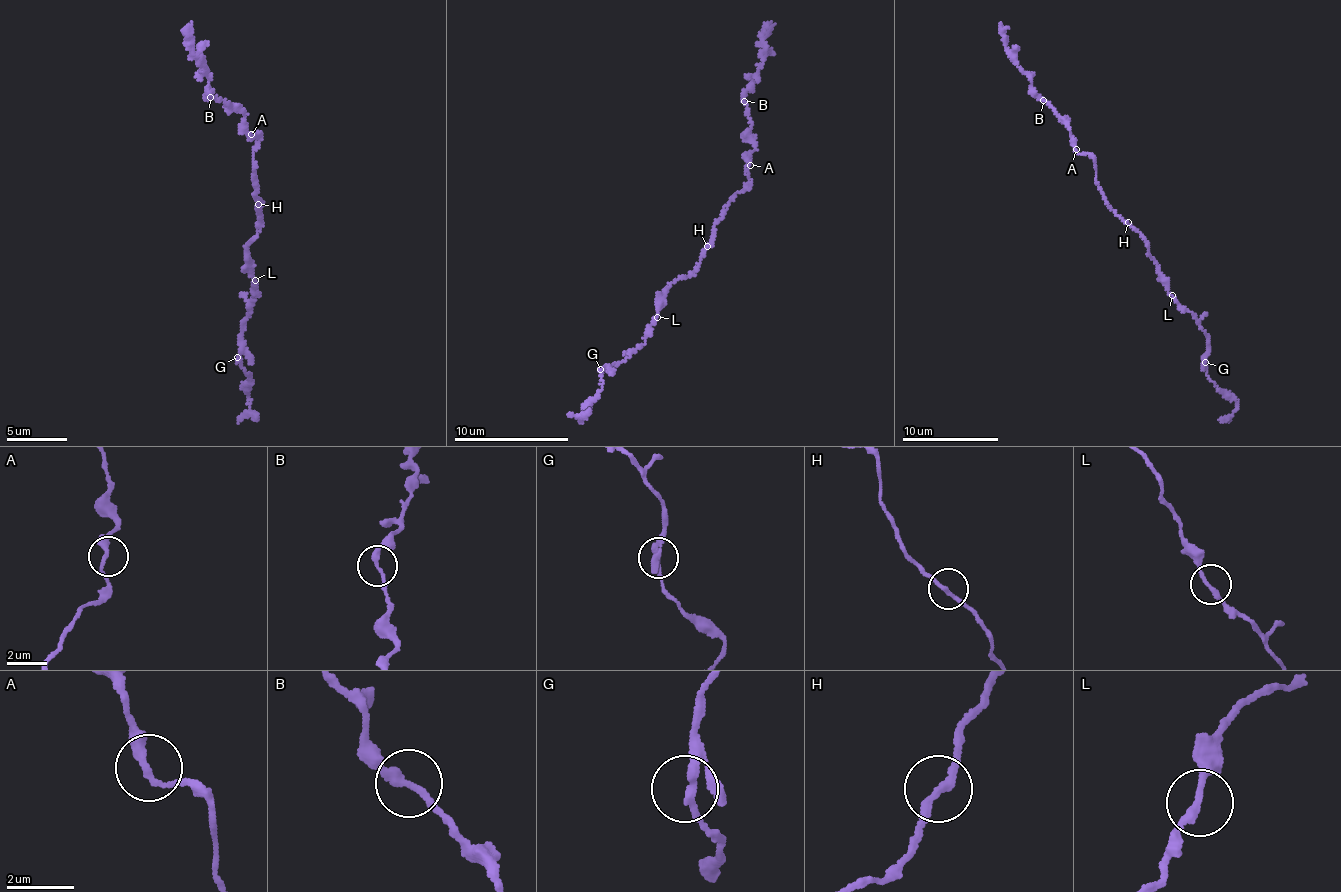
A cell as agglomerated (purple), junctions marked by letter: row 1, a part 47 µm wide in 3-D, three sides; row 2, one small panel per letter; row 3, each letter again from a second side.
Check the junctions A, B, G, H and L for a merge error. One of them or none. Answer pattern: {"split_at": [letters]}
{"split_at": []}

